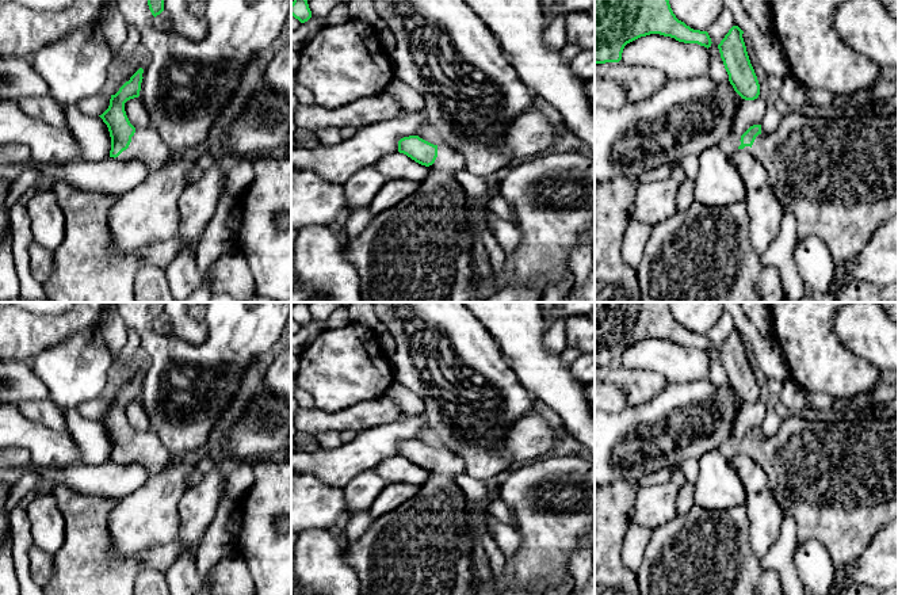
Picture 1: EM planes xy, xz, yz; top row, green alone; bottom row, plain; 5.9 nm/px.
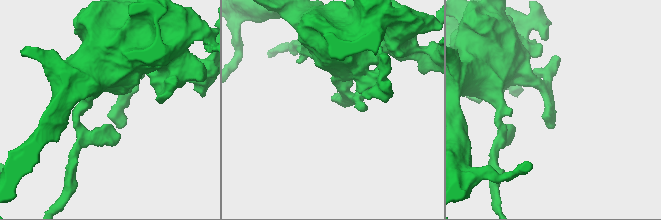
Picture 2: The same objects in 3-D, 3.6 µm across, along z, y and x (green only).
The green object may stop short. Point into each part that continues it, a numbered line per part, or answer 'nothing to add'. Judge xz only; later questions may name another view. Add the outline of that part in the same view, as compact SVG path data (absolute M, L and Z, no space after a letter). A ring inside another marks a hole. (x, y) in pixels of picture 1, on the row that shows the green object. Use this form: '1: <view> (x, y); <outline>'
1: xz (420, 250); M437 144L437 148L440 149L439 156L435 163L428 167L428 175L420 182L419 188L395 206L372 217L364 230L358 237L348 240L344 245L347 260L356 268L360 278L362 302L470 302L474 298L475 279L479 276L473 252L473 244L477 234L473 230L470 199L456 180L456 175L465 169L465 157L458 150L443 144Z

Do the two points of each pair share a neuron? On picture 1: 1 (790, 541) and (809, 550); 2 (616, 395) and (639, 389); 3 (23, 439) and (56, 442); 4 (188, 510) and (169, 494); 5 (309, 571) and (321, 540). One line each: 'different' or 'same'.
1: different
2: different
3: same
4: different
5: same

